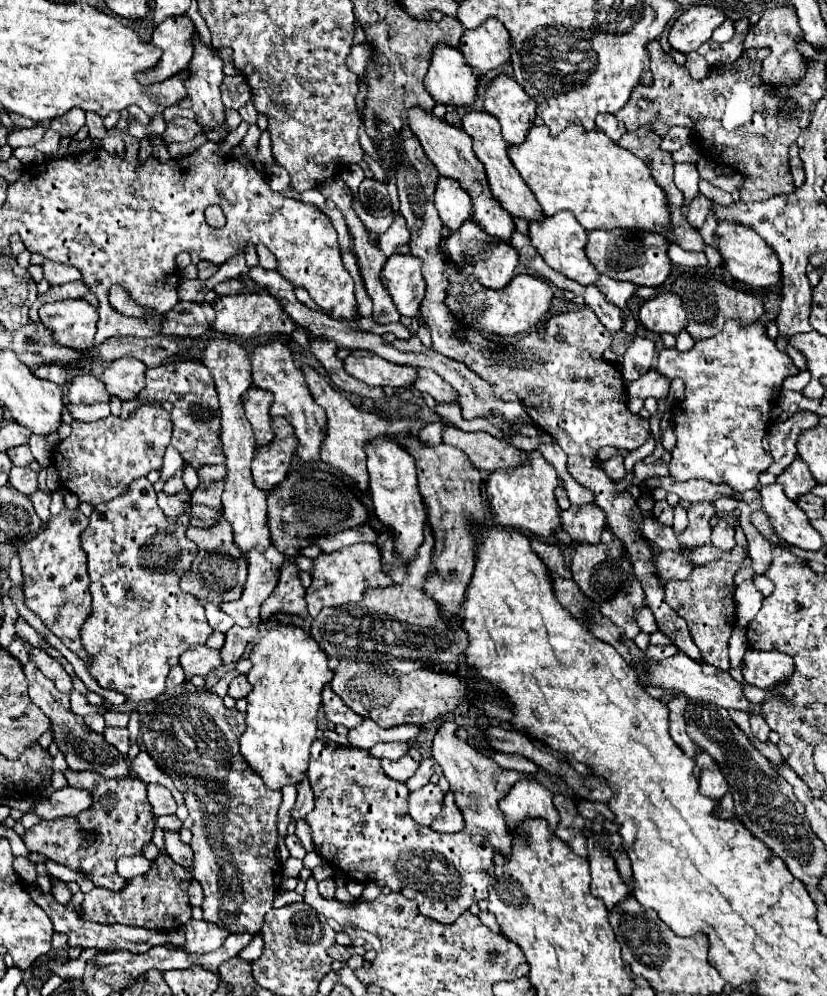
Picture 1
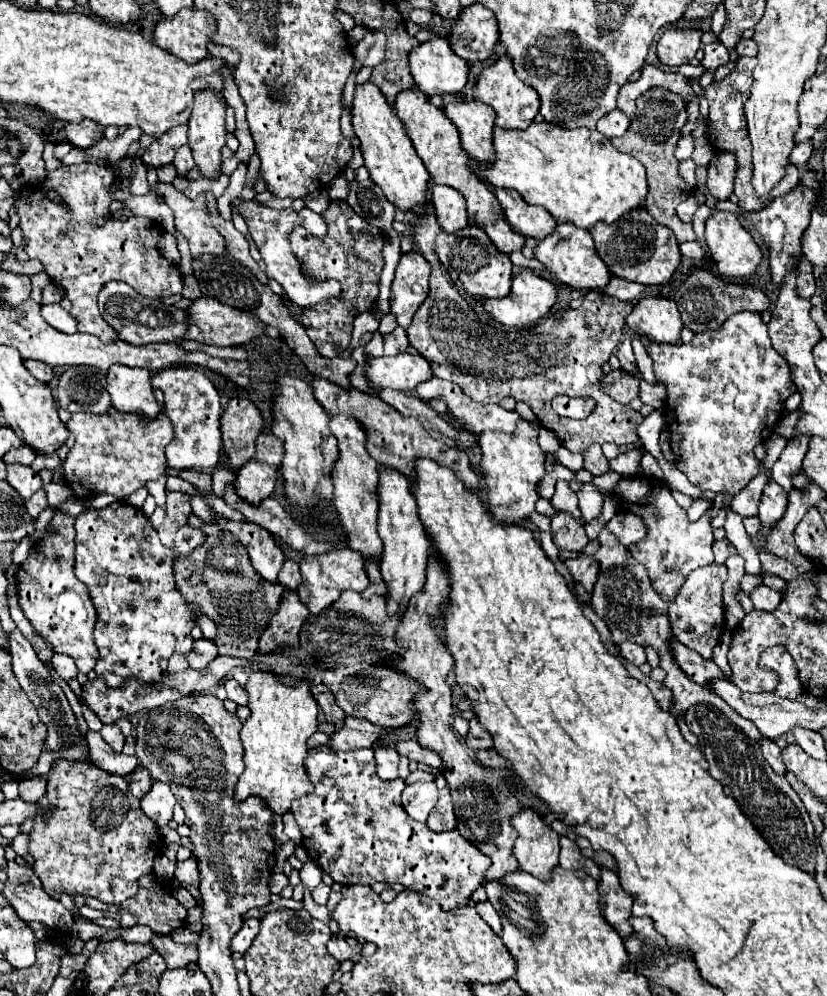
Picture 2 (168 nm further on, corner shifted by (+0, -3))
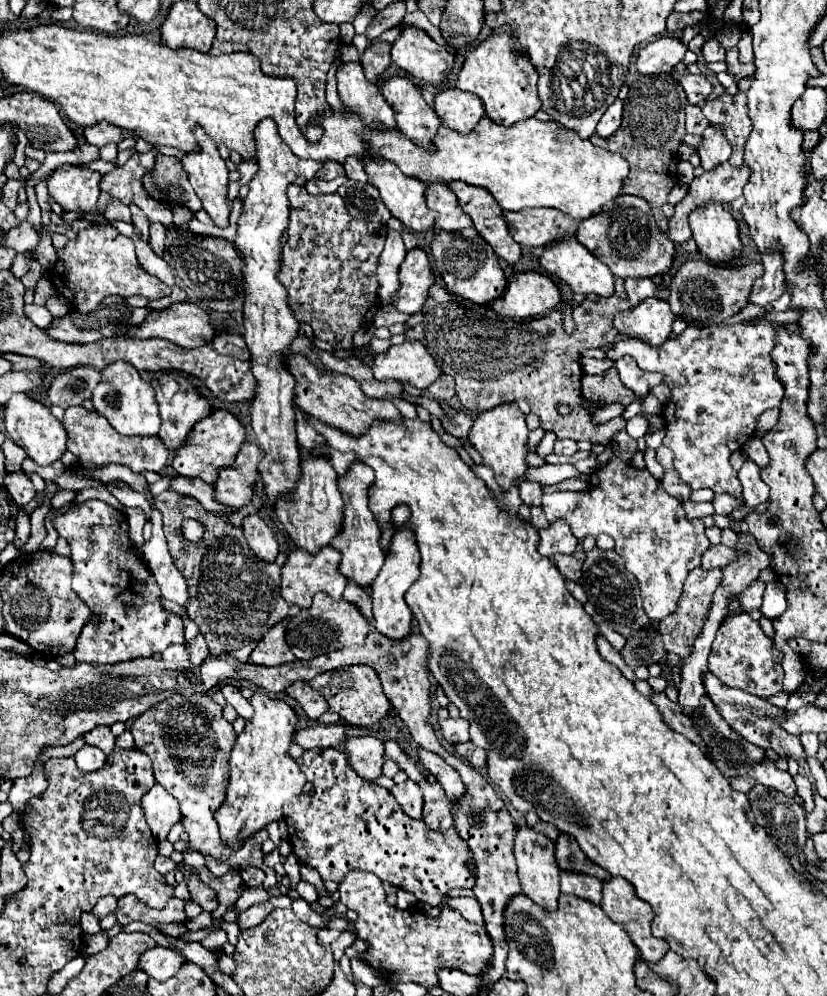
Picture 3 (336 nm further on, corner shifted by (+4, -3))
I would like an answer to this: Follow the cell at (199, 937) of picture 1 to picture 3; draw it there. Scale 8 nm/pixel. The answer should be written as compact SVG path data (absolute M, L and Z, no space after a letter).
M156 946L156 948L148 950L148 952L144 952L144 956L140 956L138 968L148 972L150 978L168 980L168 978L176 976L176 972L180 970L182 964L184 964L184 956L182 954L178 954L172 948Z

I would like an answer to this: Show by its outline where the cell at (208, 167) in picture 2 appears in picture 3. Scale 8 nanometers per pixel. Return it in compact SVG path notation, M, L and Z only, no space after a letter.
M196 126L192 132L196 136L196 142L198 142L200 150L186 152L184 158L182 158L182 164L184 164L184 170L188 172L188 178L190 178L190 184L192 184L194 192L202 200L202 208L210 214L210 218L216 222L216 226L224 228L224 226L228 226L228 216L230 216L230 204L226 200L228 168L226 168L226 162L222 160L222 156L218 154L216 142L206 134L206 130L202 126Z

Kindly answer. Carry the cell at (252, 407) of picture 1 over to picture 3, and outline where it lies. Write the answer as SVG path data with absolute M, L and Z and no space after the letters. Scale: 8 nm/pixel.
M214 410L208 418L196 422L192 436L188 436L186 440L186 446L176 450L176 458L172 466L182 476L202 478L204 482L216 482L220 468L228 468L234 464L234 458L240 452L240 446L244 442L244 436L246 430L234 414L230 414L228 410Z

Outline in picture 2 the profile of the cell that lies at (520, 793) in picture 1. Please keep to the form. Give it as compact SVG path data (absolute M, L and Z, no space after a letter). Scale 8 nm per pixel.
M522 808L512 818L512 826L518 830L514 856L520 862L520 868L548 882L552 870L558 866L558 834L530 808Z

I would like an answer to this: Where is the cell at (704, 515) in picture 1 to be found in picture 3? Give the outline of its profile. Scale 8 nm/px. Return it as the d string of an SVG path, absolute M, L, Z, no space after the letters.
M622 430L616 434L616 442L620 444L620 454L612 456L606 468L596 468L590 474L590 488L586 492L544 494L542 510L548 522L564 518L580 542L588 534L610 534L616 540L614 550L624 558L626 568L640 582L644 612L658 622L676 610L682 584L688 572L700 566L710 540L704 534L702 520L688 520L683 504L662 488L660 480L648 470L634 470L628 466L638 450L636 440Z

